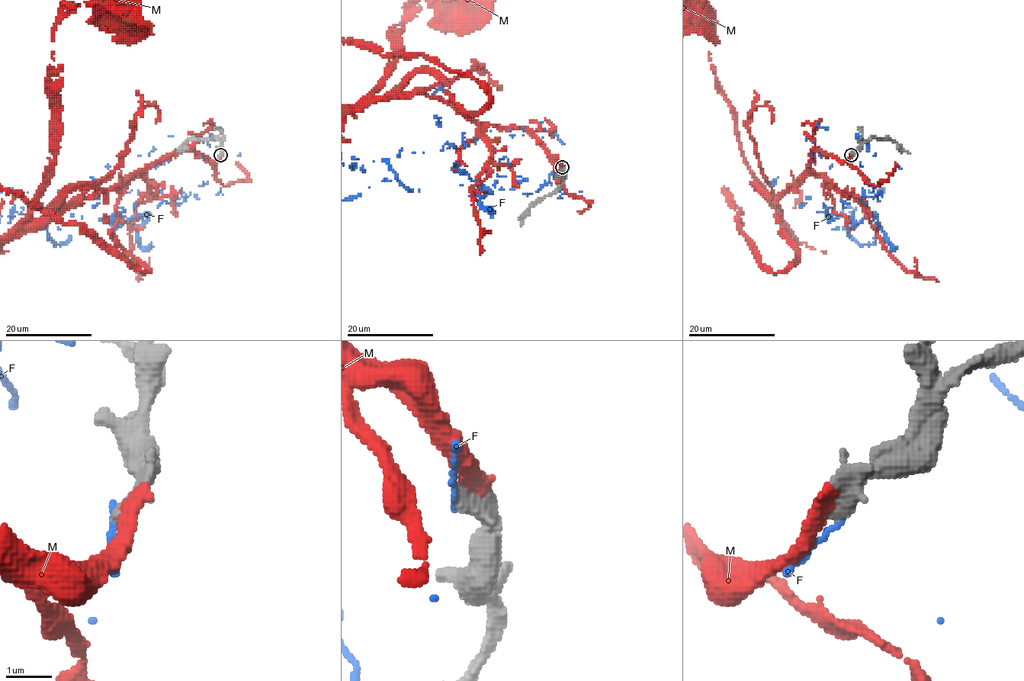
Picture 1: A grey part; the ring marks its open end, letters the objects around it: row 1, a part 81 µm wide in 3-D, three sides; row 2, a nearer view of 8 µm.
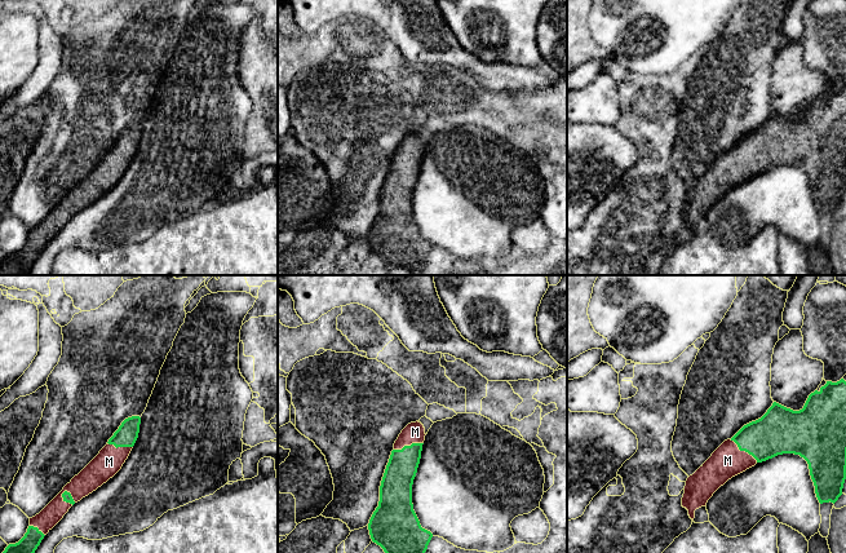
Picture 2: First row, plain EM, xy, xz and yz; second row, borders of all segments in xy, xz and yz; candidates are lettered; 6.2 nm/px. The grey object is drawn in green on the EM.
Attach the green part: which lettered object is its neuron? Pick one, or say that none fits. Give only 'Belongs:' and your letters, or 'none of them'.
Belongs: M

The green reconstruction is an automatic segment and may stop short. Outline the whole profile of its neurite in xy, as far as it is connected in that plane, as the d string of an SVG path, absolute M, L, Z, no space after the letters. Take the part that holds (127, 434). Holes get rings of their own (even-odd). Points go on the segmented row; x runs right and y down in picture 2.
M139 416L125 419L99 454L35 517L25 536L15 544L9 544L3 553L35 553L44 536L63 518L68 509L112 478L128 459L139 433Z

